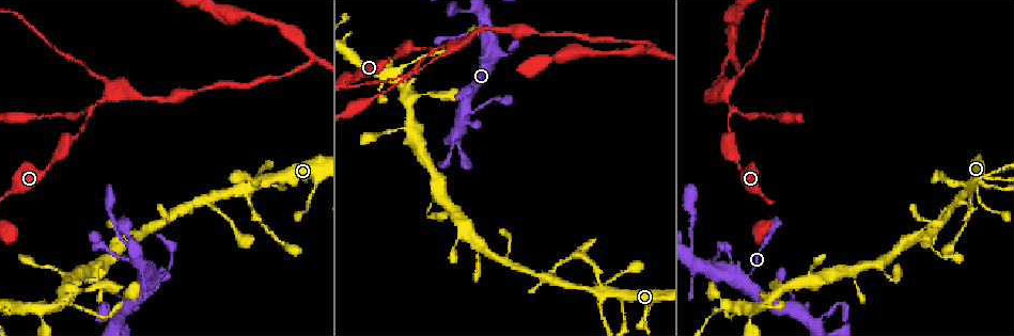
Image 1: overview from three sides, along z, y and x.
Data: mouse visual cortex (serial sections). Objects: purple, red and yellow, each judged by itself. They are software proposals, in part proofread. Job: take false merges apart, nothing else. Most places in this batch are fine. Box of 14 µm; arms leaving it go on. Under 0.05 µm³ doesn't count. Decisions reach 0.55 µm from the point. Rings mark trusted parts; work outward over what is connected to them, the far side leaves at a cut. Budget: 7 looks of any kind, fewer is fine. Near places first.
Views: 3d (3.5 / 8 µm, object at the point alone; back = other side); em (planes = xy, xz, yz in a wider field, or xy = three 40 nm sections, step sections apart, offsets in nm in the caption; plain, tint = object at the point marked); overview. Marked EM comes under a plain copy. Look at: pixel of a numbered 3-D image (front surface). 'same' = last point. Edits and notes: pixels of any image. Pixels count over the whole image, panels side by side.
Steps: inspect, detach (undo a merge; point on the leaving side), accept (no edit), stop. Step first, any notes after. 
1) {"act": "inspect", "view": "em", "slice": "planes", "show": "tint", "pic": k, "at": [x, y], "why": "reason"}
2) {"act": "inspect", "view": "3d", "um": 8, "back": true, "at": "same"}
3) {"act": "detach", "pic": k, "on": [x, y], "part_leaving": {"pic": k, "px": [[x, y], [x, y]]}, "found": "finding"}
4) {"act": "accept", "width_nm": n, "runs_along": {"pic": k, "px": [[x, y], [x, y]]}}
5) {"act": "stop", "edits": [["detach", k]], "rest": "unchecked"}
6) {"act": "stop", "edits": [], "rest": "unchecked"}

{"act": "inspect", "view": "3d", "um": 3.5, "back": true, "pic": 1, "at": [433, 49], "why": "three-way junction"}

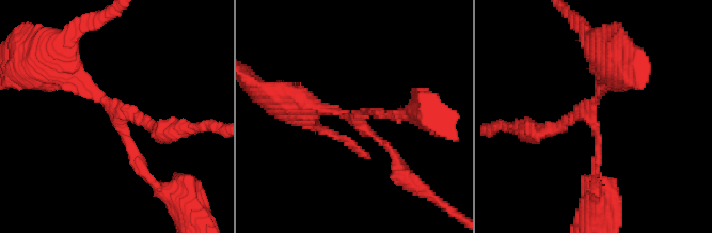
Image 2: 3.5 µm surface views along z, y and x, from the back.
{"act": "inspect", "view": "em", "slice": "xy", "step": 5, "show": "tint", "pic": 2, "at": [590, 117], "arms": 3, "arm_widths_nm": [150, 150, 200], "why": "shape alone is not enough"}

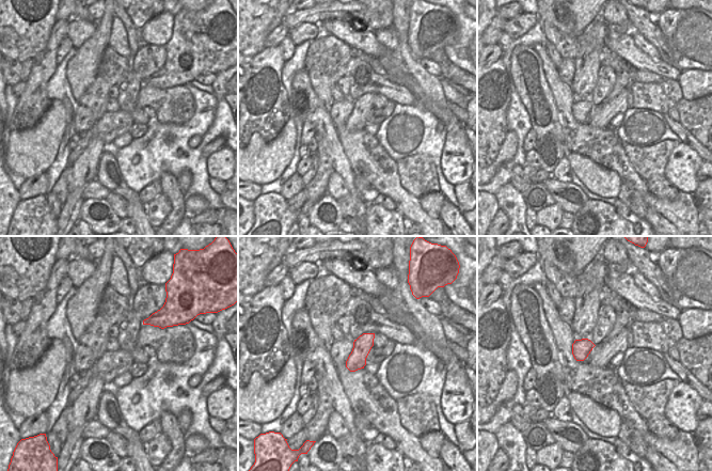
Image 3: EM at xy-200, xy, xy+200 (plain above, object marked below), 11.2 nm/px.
{"act": "accept", "runs_along": {"pic": 2, "px": [[144, 177], [117, 112], [65, 76]]}, "found": "one cell here"}

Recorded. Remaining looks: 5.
{"act": "inspect", "view": "3d", "um": 8, "pic": 1, "at": [609, 292], "why": "branch point"}

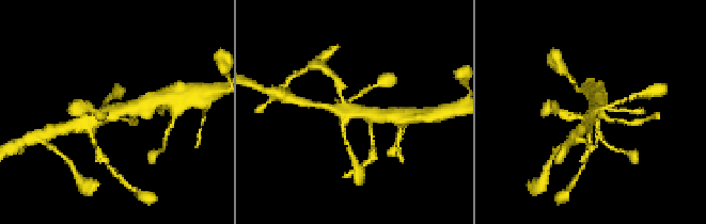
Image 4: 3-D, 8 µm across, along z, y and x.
{"act": "inspect", "view": "3d", "um": 3.5, "pic": 4, "at": [594, 107], "why": "zoom in"}

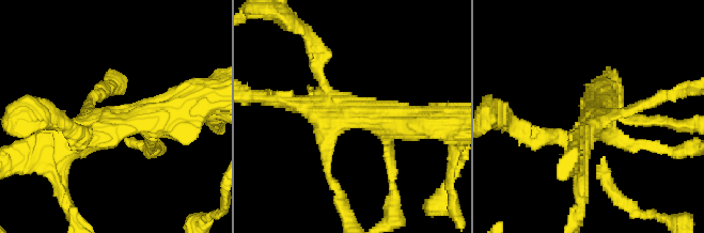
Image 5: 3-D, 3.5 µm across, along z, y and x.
{"act": "accept", "arm_widths_nm": [150, 200, 300, 450], "runs_along": {"pic": 5, "px": [[186, 105], [51, 144]]}, "found": "one cell here"}

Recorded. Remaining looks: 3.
{"act": "inspect", "view": "3d", "um": 3.5, "pic": 1, "at": [310, 57], "why": "abrupt turn"}

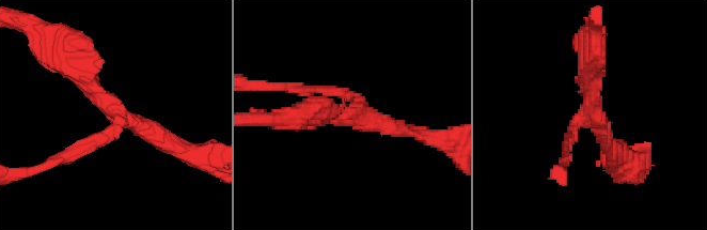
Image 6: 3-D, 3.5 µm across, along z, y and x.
{"act": "inspect", "view": "em", "slice": "xy", "step": 5, "show": "tint", "pic": 6, "at": [117, 114], "arms": 3, "arm_widths_nm": [150, 250, 300], "why": "need the tissue"}

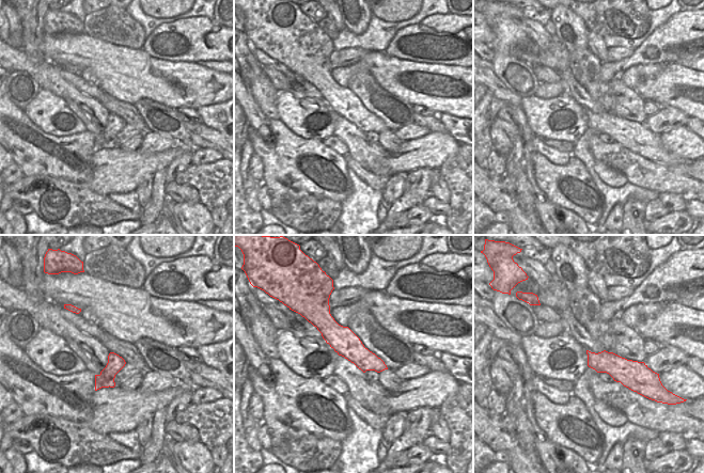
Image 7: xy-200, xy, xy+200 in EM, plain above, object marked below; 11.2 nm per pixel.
{"act": "accept", "runs_along": {"pic": 6, "px": [[565, 155], [574, 125], [593, 109], [590, 63]]}, "found": "continuous, no second cell"}

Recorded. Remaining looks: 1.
{"act": "stop", "edits": [], "rest": "unchecked"}

